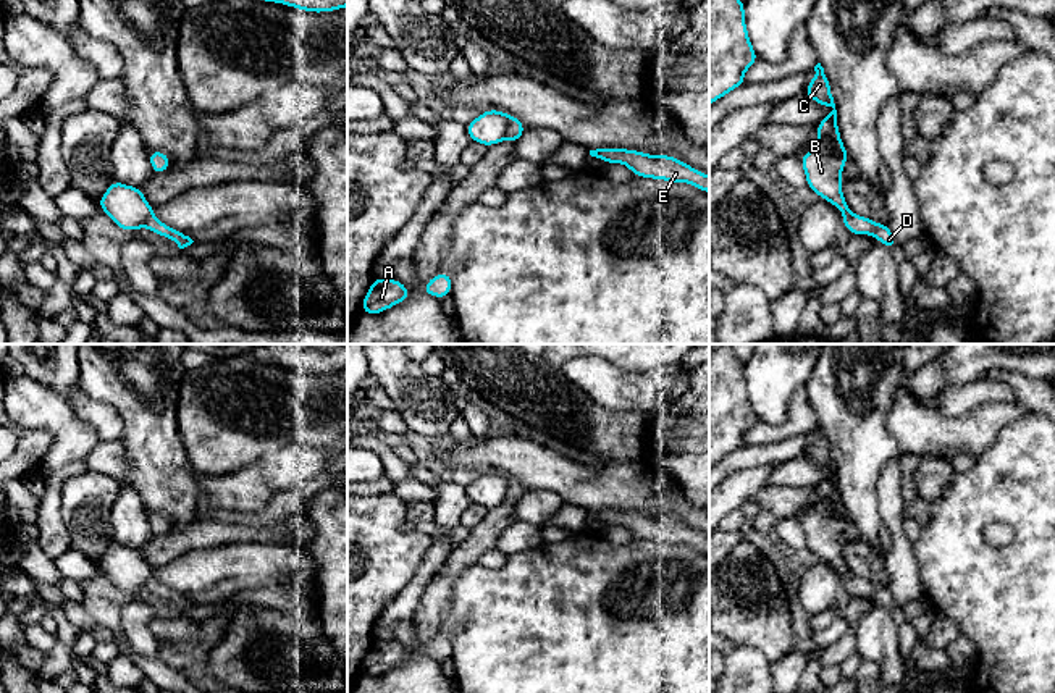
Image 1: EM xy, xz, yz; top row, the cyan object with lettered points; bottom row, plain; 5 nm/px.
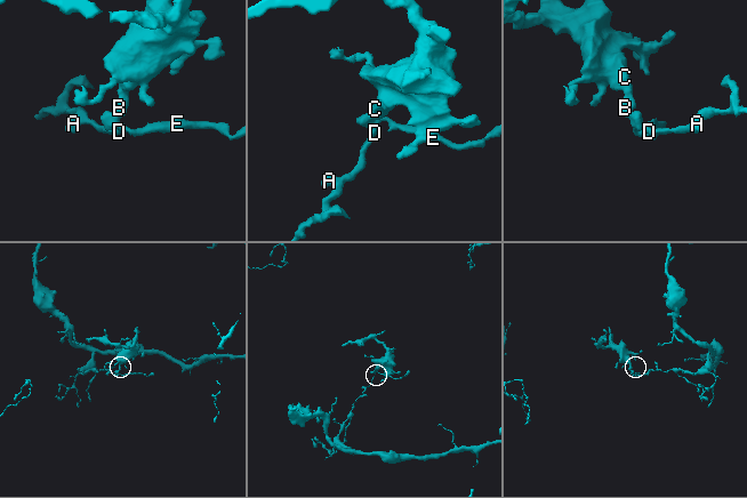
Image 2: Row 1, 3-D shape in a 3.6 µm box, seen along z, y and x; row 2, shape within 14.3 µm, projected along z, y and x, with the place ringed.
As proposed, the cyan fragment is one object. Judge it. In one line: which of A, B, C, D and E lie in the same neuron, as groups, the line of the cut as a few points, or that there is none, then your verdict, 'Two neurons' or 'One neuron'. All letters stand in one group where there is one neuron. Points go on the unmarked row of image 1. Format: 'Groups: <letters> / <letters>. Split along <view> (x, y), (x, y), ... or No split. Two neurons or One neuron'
Groups: A D E / B C. Split along xz (511, 478), (503, 499). Two neurons

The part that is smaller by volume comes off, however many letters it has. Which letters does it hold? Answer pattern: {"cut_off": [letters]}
{"cut_off": ["B", "C"]}

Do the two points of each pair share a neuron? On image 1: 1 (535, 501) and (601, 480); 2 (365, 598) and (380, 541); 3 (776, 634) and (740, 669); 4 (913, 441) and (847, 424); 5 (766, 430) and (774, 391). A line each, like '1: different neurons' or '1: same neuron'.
1: different neurons
2: same neuron
3: different neurons
4: different neurons
5: different neurons

